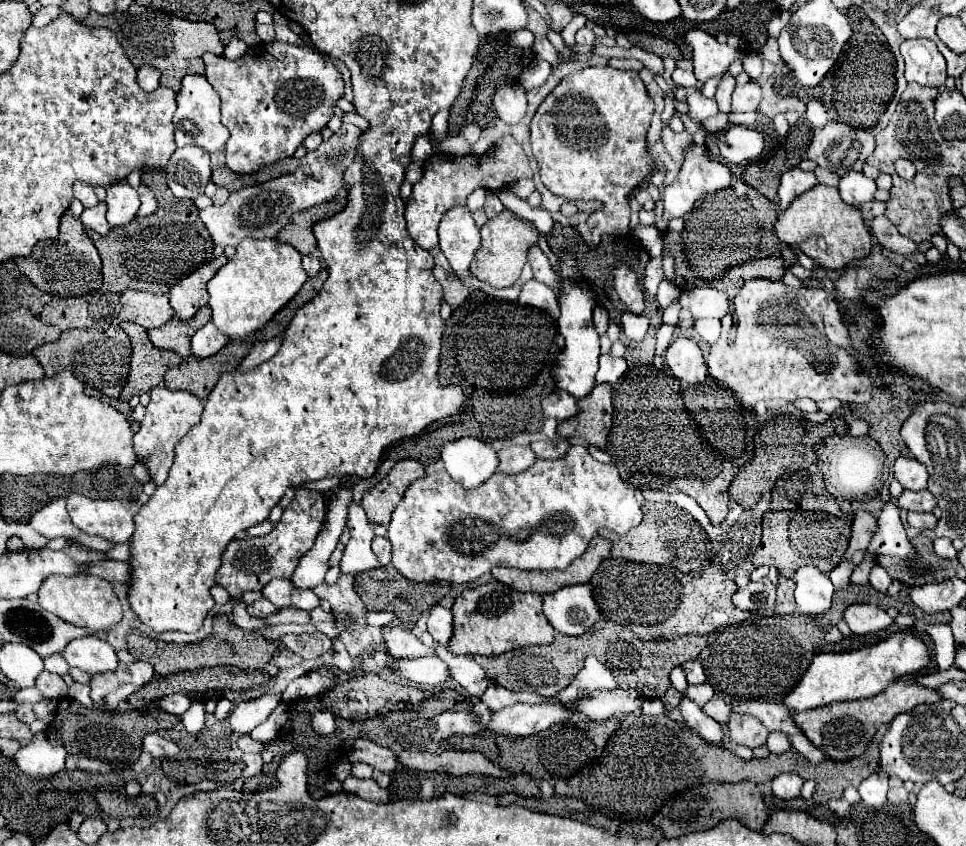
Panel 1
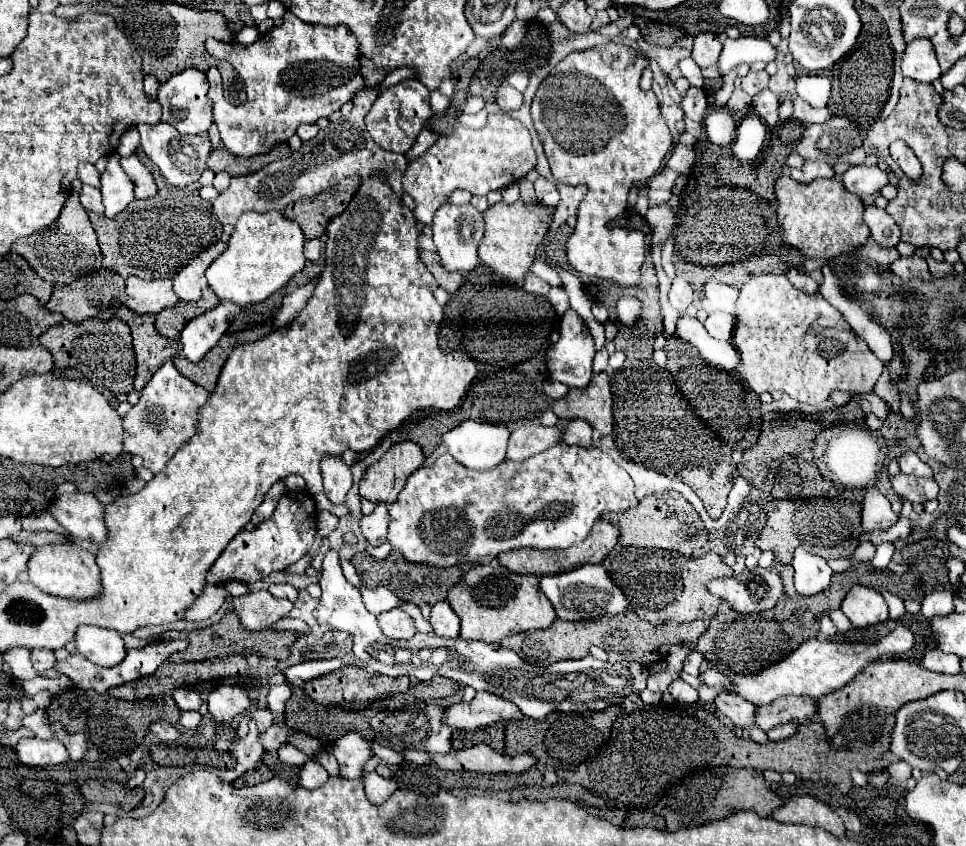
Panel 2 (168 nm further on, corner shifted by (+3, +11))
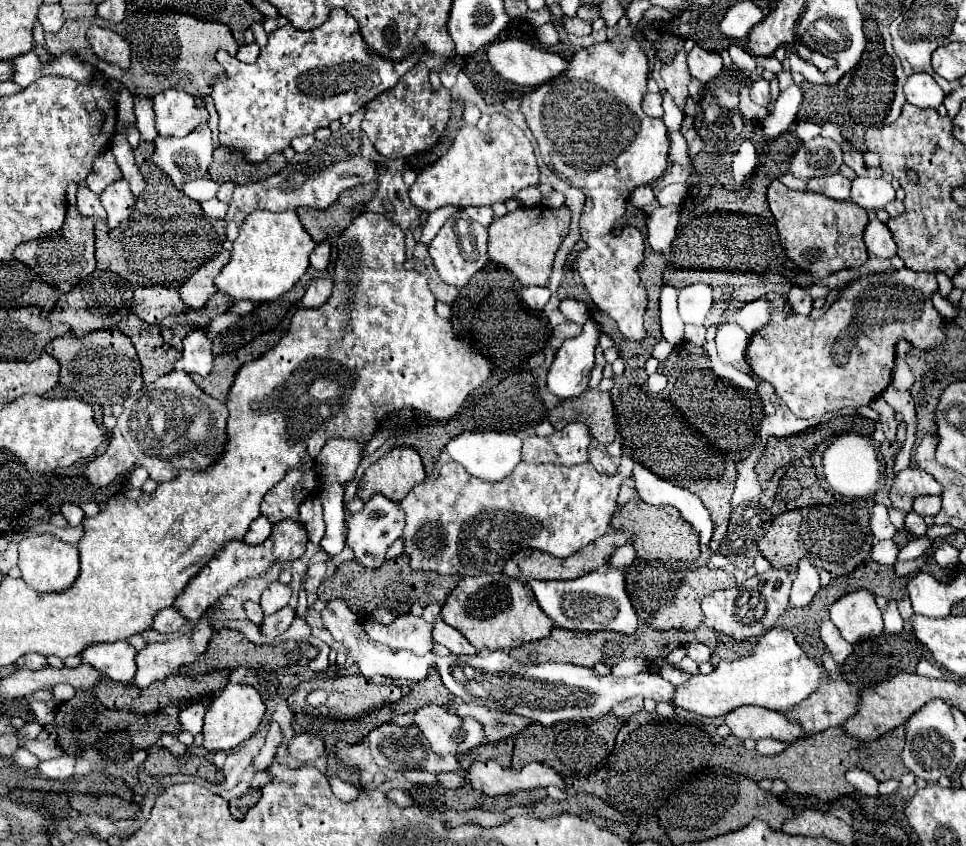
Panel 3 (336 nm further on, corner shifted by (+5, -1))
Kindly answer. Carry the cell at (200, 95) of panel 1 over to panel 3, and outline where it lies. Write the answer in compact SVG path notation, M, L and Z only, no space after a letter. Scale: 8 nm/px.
M164 90L162 94L156 94L152 102L156 112L156 130L160 136L182 138L208 120L204 102L196 102L194 96L180 90Z

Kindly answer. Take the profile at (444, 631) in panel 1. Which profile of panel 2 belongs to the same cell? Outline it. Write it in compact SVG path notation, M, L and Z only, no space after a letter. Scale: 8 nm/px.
M446 600L436 602L436 604L432 606L432 612L430 612L430 624L432 624L436 636L458 638L460 620L458 620L456 612L450 608L450 604L448 604Z

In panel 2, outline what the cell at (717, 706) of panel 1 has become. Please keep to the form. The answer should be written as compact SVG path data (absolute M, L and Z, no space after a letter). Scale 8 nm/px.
M718 694L718 698L714 700L714 706L718 712L722 712L724 716L728 716L736 726L746 728L752 724L754 720L754 710L756 706L744 698L738 698L738 694Z

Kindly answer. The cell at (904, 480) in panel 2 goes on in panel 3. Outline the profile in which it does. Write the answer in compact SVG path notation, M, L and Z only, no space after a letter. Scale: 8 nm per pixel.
M918 496L914 500L914 510L920 514L920 516L936 516L940 512L940 496Z

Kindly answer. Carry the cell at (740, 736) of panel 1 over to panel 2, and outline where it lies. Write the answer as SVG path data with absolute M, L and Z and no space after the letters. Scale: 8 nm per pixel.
M782 698L778 702L772 702L770 706L758 706L754 716L754 726L768 732L770 728L798 720L804 724L806 718L812 718L816 714L816 700L812 698Z

